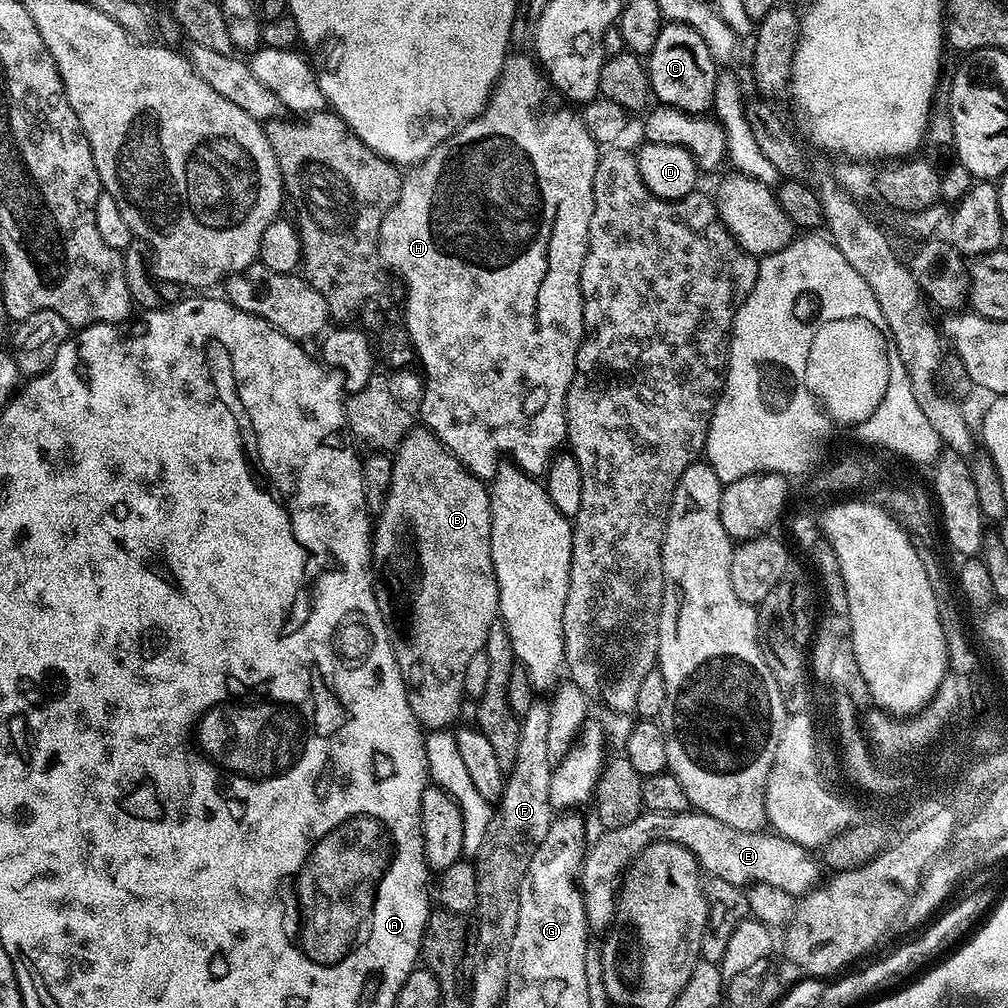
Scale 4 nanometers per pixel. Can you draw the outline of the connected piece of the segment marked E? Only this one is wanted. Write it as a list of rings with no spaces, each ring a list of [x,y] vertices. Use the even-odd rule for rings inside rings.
[[[645,810],[638,818],[634,818],[634,822],[607,829],[604,836],[587,849],[578,884],[582,889],[589,929],[611,928],[612,919],[616,916],[618,881],[633,858],[648,844],[659,840],[673,840],[686,846],[686,850],[695,854],[701,869],[708,876],[717,876],[731,884],[769,884],[778,886],[778,890],[786,890],[793,898],[803,898],[822,880],[821,861],[817,857],[816,861],[809,849],[798,846],[771,830],[734,830],[734,826],[726,826],[726,822],[718,822],[718,818],[710,818],[710,814],[695,810],[678,814]]]

